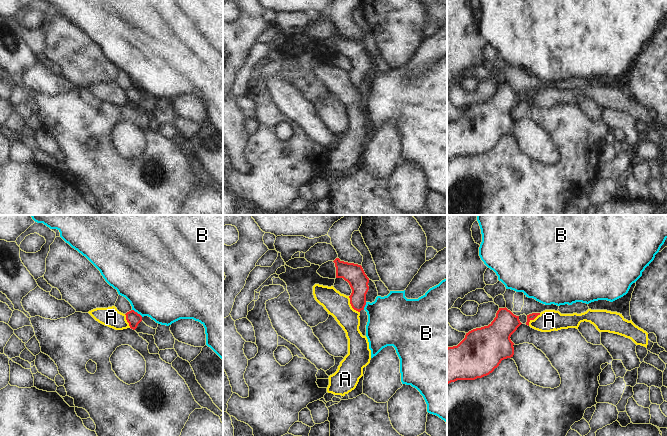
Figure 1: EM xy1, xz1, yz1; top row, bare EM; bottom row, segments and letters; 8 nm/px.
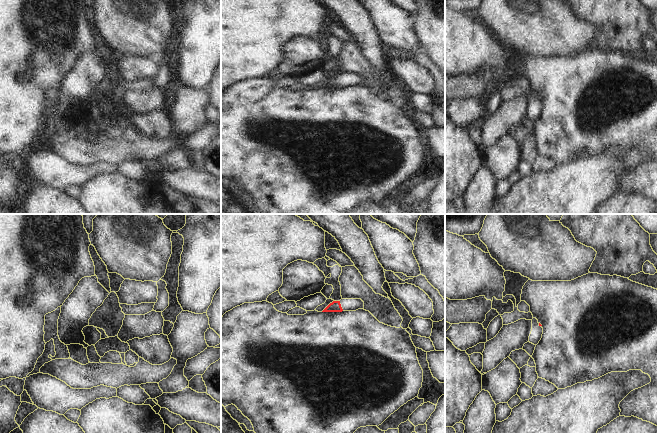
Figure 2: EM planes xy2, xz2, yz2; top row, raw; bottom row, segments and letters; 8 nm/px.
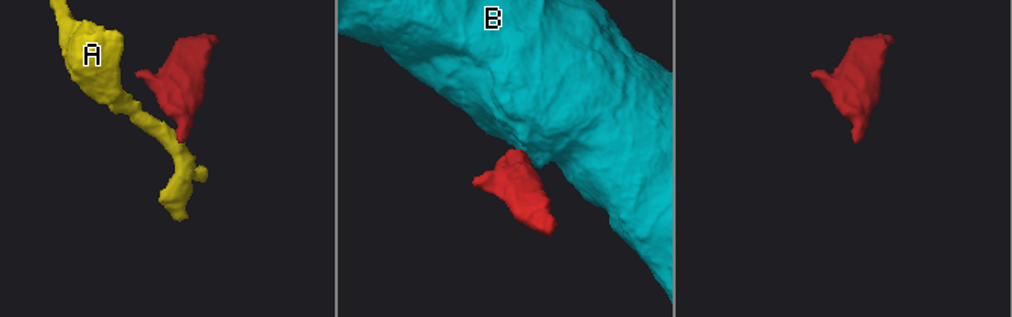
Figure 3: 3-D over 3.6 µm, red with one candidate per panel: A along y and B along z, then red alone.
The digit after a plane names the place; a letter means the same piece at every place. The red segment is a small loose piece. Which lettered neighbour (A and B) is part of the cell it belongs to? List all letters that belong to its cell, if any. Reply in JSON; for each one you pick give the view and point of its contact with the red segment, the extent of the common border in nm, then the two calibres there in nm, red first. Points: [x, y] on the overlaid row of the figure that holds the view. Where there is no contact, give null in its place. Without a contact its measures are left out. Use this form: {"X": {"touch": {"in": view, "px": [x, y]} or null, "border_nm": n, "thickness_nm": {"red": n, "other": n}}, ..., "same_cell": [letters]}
{"same_cell": []}

